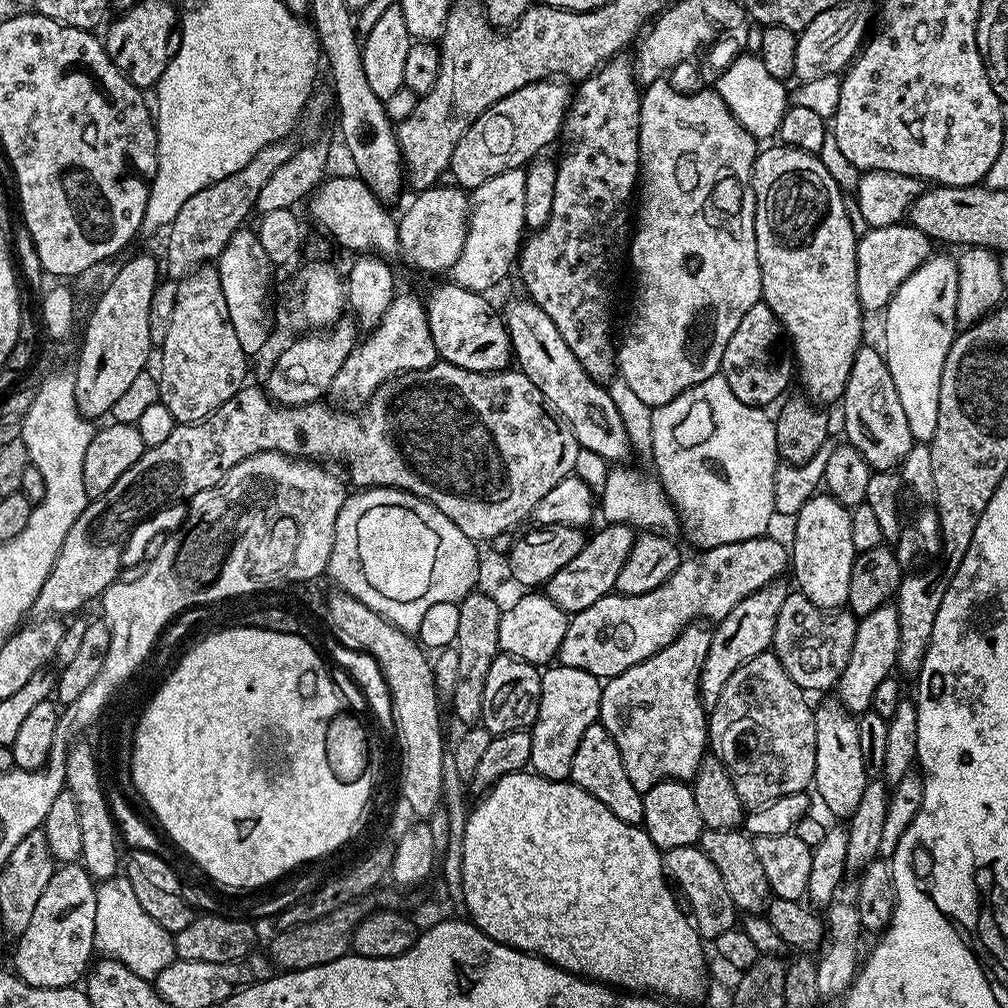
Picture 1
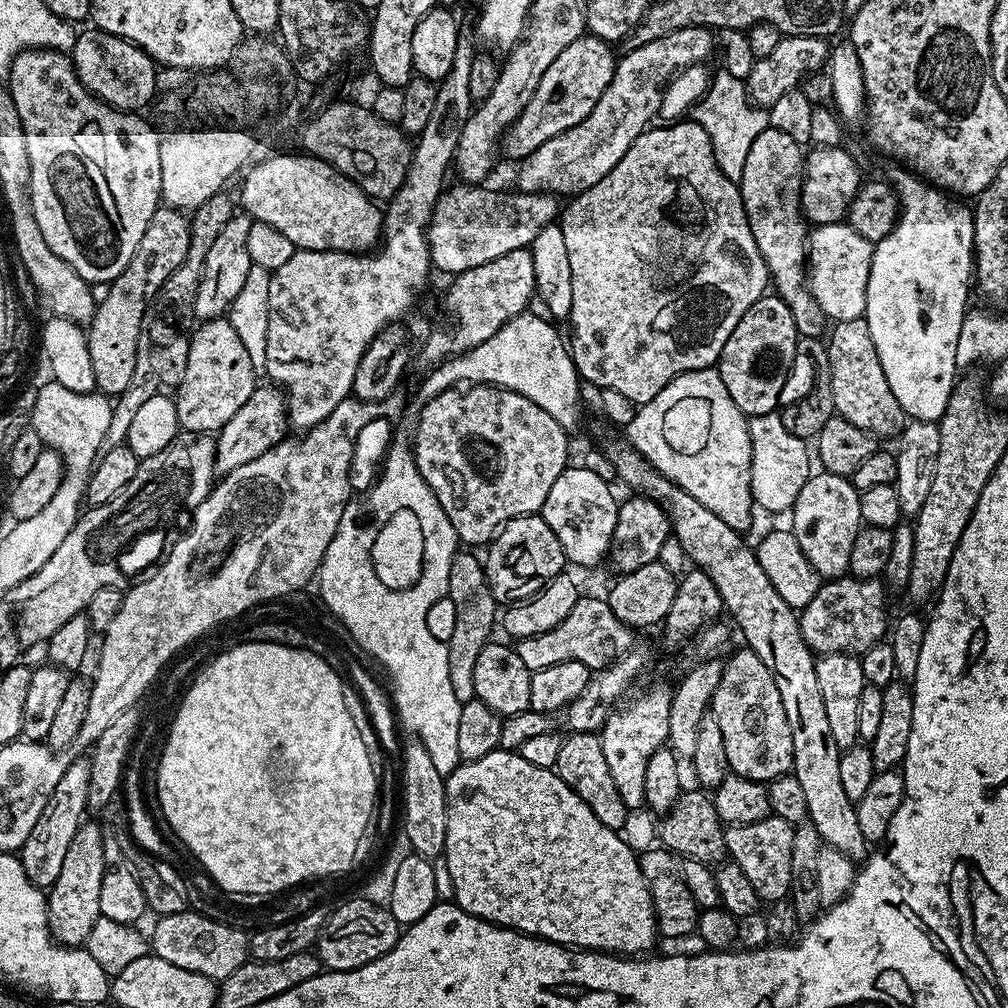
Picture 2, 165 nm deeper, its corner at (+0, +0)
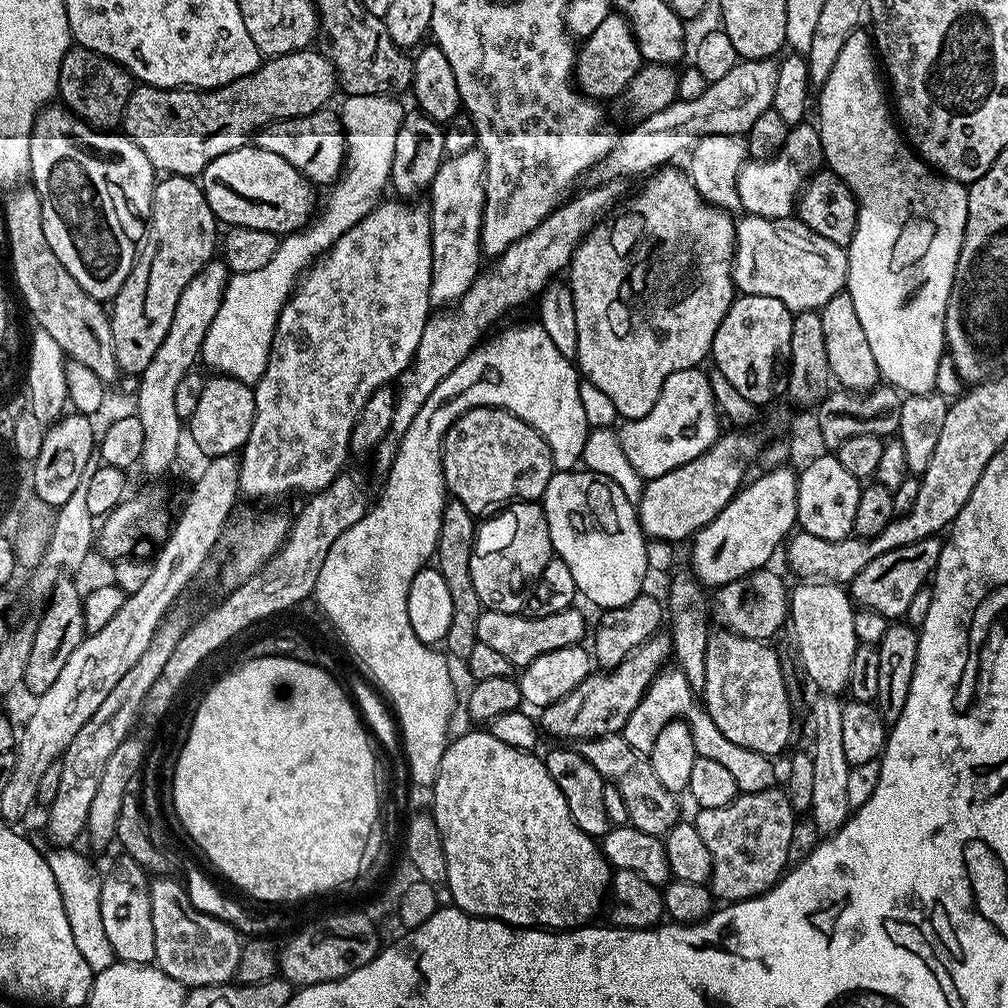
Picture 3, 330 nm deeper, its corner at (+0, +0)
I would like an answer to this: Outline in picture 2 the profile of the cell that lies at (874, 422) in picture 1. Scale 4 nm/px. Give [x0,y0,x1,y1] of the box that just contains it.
[826,316,906,438]

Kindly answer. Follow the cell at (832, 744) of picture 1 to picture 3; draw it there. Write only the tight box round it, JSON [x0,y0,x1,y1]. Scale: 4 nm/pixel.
[788,579,858,694]

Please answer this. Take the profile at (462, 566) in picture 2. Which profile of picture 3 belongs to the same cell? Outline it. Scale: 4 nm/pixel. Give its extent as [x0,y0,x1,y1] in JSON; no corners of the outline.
[434,499,482,658]

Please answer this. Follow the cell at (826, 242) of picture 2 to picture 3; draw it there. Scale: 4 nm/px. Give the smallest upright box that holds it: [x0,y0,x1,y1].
[732,214,848,314]

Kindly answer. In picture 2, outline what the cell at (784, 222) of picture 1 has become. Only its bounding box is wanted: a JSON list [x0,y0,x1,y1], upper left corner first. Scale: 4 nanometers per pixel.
[738,126,826,338]

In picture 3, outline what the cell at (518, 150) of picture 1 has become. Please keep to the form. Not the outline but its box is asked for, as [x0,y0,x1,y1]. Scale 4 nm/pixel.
[574,14,641,102]

